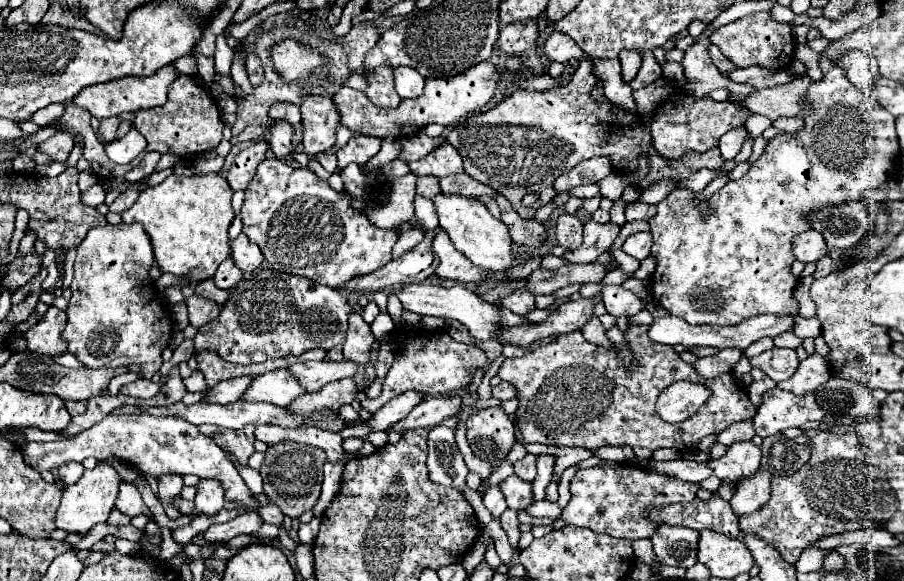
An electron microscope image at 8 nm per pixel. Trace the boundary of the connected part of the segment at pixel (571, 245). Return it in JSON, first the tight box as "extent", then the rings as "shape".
{"extent":[557,214,583,250],"shape":[[[571,214],[559,216],[559,220],[557,220],[557,244],[567,248],[567,250],[575,250],[575,248],[579,248],[581,242],[583,242],[581,220],[571,216]]]}

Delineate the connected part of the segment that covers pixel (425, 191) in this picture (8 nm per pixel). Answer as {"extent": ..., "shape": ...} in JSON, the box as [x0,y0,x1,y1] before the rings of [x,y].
{"extent":[417,176,441,198],"shape":[[[417,176],[417,194],[425,198],[433,198],[441,192],[439,180],[435,176]]]}

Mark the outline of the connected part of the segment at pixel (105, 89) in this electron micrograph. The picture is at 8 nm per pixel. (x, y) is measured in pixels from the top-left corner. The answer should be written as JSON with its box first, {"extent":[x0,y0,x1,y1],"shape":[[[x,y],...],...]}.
{"extent":[73,66,179,120],"shape":[[[173,66],[159,68],[159,72],[155,72],[155,76],[147,76],[147,78],[123,76],[119,80],[111,80],[107,84],[95,84],[91,88],[83,88],[83,92],[79,92],[79,96],[75,96],[73,104],[83,110],[89,110],[91,116],[95,116],[97,120],[121,116],[123,112],[135,112],[139,108],[155,108],[159,104],[165,104],[167,88],[169,88],[171,80],[175,80],[175,76],[179,76],[179,74],[175,72]]]}

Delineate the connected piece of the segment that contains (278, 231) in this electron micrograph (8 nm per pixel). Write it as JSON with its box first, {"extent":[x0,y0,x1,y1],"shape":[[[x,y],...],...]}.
{"extent":[241,160,399,288],"shape":[[[263,160],[245,190],[241,208],[243,232],[259,244],[273,270],[311,278],[337,288],[347,280],[373,272],[391,262],[391,248],[399,234],[377,228],[363,210],[351,206],[347,192],[337,192],[309,168],[295,168],[283,160]]]}

